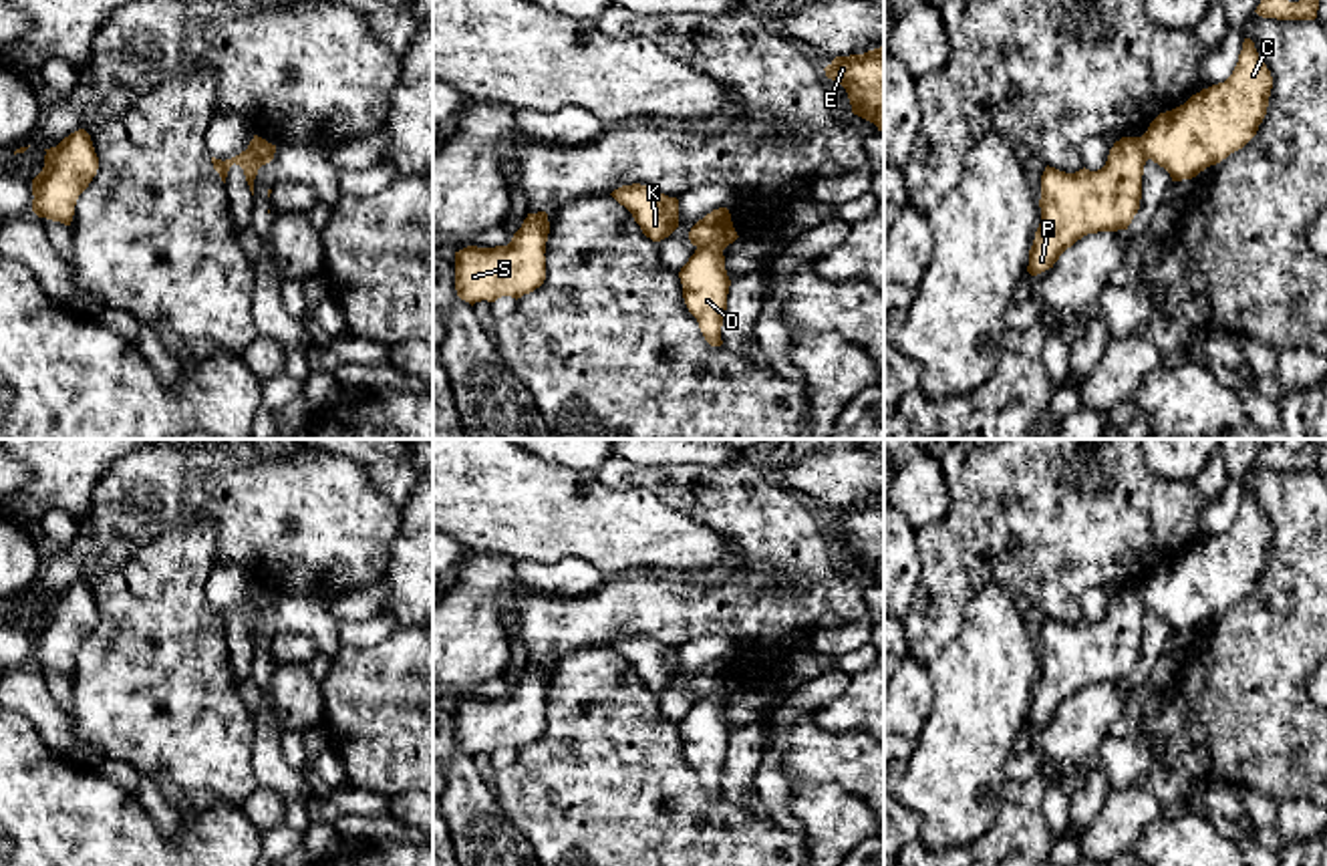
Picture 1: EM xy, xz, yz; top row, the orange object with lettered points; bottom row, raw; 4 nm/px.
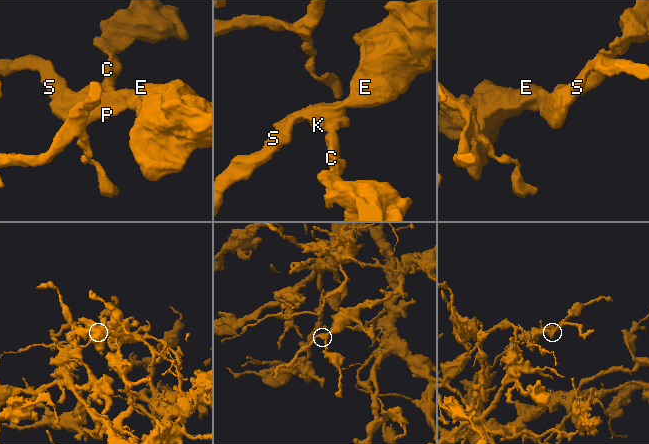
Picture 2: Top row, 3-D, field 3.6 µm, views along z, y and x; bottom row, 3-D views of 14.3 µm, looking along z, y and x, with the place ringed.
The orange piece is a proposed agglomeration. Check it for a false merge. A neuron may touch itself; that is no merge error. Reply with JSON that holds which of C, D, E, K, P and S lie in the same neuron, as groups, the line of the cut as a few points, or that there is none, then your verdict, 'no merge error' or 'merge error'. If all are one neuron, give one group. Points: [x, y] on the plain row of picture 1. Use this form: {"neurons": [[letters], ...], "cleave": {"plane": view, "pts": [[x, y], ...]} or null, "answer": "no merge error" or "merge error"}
{"neurons": [["C", "D"], ["E", "K", "P", "S"]], "cleave": {"plane": "xz", "pts": [[697, 697], [721, 701]]}, "answer": "merge error"}

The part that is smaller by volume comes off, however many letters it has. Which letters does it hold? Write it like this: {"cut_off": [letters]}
{"cut_off": ["C", "D"]}

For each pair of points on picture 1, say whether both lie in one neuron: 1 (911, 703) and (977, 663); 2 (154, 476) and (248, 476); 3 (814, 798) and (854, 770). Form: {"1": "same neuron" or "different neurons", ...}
{"1": "different neurons", "2": "same neuron", "3": "different neurons"}

